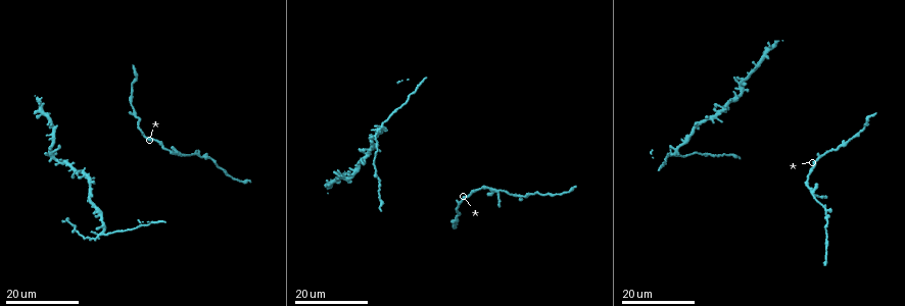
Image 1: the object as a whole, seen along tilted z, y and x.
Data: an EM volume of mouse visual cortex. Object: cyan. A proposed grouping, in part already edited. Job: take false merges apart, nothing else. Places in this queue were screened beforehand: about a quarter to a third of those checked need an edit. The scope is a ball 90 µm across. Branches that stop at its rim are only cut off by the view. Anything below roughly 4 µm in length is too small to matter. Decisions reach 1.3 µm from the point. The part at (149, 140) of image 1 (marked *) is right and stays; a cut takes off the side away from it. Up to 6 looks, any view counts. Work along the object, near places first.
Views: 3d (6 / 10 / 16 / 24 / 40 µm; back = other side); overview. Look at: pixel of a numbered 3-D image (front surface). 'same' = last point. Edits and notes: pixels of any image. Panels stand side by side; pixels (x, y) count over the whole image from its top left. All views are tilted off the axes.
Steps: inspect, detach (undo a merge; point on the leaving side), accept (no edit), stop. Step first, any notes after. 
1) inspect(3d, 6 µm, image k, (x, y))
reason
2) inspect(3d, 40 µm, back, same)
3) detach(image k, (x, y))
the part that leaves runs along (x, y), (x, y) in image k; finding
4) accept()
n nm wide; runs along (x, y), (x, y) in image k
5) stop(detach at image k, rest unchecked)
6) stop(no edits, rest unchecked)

inspect(3d, 24 µm, image 1, (514, 195))
three-way junction

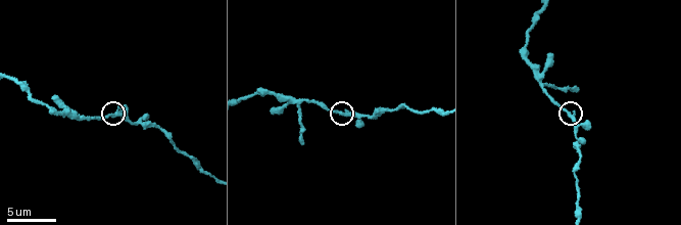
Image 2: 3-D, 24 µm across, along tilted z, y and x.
inspect(3d, 10 µm, image 2, (339, 113))

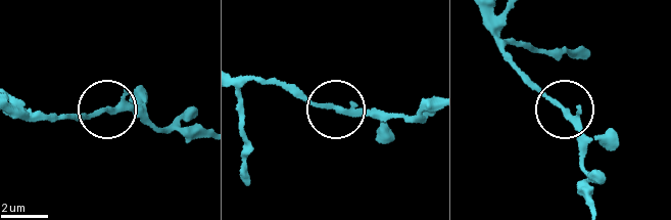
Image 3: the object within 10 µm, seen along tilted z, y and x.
accept()
runs along (11, 105), (37, 117), (127, 106), (169, 126) in image 3; all the same neuron

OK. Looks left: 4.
inspect(3d, 16 µm, image 1, (716, 117))
three arms meet

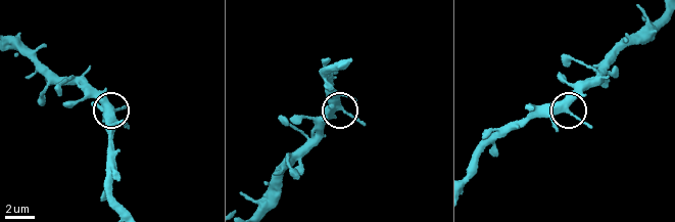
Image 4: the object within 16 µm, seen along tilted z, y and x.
inspect(3d, 10 µm, image 4, (564, 99))

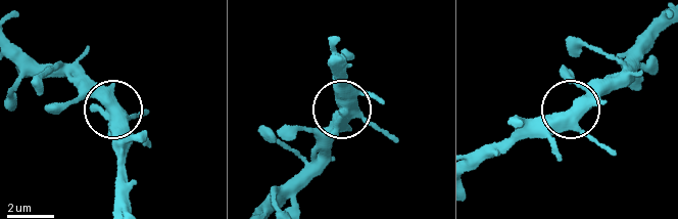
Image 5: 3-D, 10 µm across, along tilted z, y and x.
inspect(3d, 10 µm, back, image 5, (111, 112))

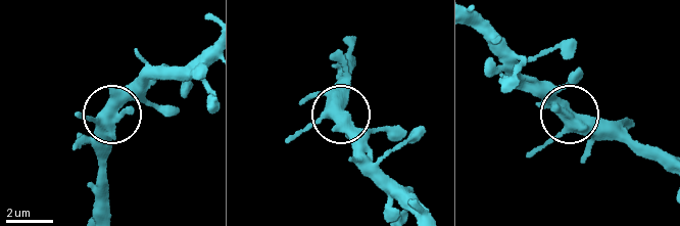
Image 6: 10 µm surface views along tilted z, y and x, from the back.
accept()
continuous, no second neuron

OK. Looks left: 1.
stop(no edits, rest unchecked)

